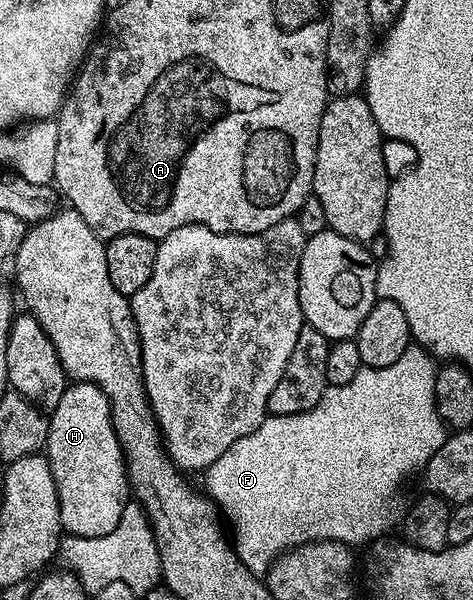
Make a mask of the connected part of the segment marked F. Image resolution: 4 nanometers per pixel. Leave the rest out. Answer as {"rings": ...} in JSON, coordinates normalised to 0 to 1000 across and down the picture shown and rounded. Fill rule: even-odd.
{"rings":[[[867,575],[833,608],[770,612],[748,635],[696,645],[681,655],[681,668],[647,688],[560,692],[537,722],[503,728],[440,778],[429,793],[436,823],[469,848],[499,925],[529,955],[564,960],[567,947],[600,920],[641,905],[704,898],[738,908],[784,908],[810,900],[812,890],[848,870],[850,845],[846,852],[837,823],[877,785],[894,787],[943,730],[943,708],[930,700],[918,655],[924,610],[924,600],[894,578]]]}

